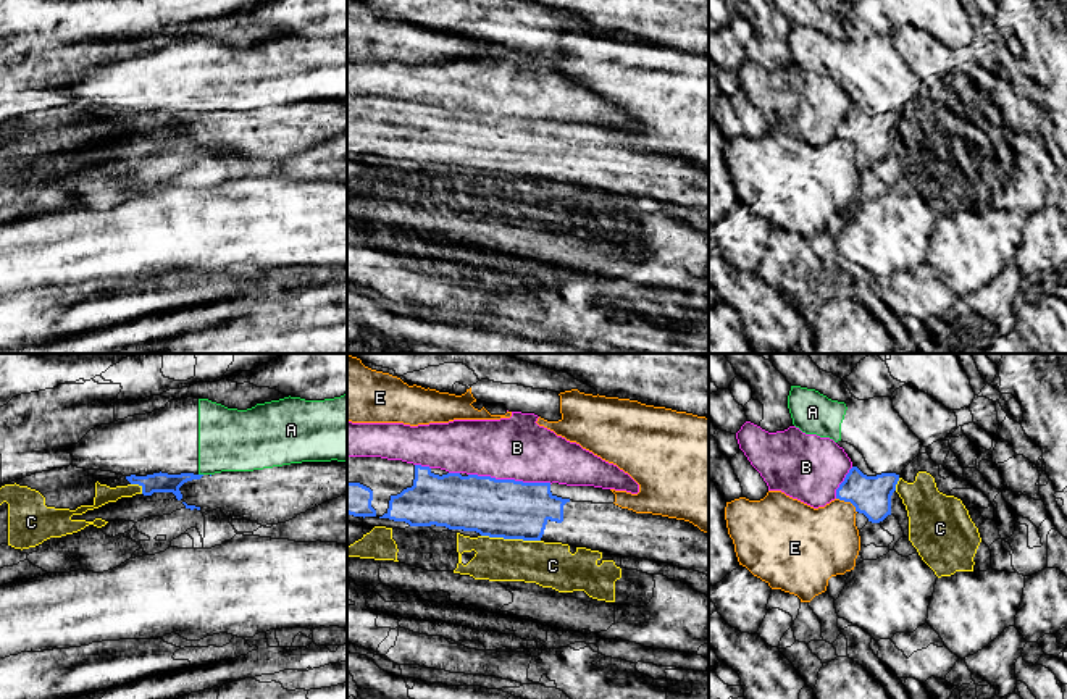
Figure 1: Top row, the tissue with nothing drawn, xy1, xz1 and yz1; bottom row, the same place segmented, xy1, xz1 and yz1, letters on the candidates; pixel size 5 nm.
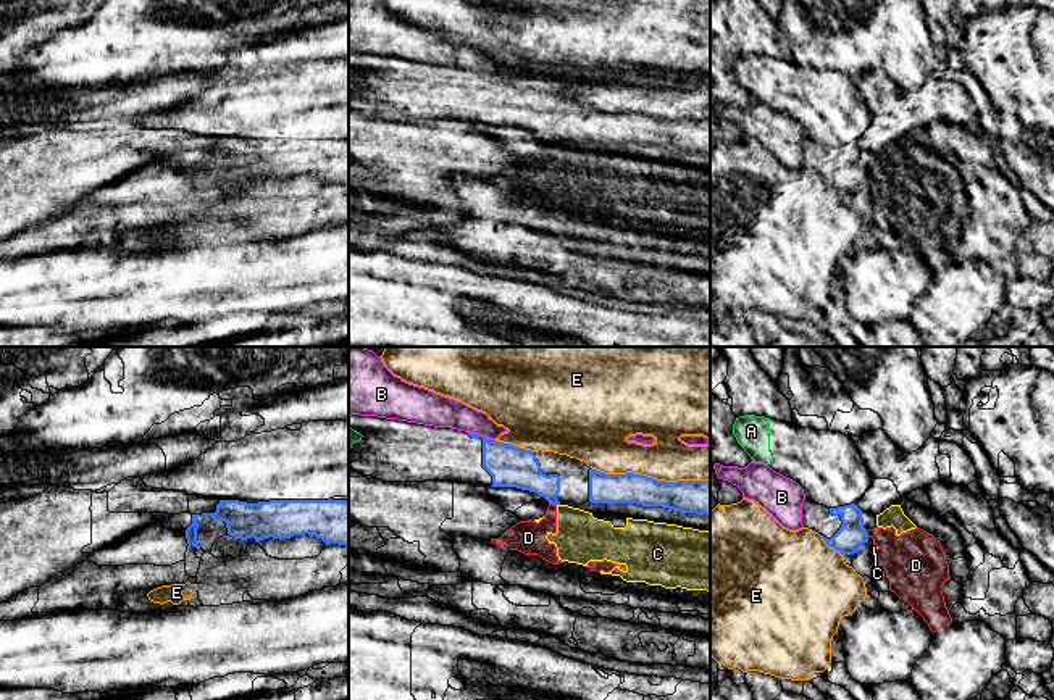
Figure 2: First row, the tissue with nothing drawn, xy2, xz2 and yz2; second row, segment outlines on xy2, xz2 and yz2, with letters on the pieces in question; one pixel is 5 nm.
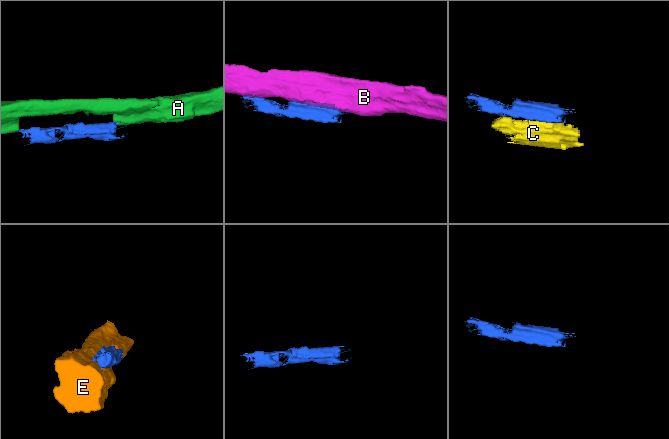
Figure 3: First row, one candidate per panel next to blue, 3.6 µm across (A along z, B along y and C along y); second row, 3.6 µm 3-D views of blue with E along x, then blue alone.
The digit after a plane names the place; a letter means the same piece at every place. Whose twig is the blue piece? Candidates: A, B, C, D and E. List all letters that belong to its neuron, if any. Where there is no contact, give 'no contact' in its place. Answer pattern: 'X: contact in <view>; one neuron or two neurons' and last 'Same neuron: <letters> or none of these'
A: contact in xy1; two neurons
B: contact in xz1; two neurons
C: contact in xz1; two neurons
D: contact in xz2; two neurons
E: contact in xz2; two neurons
Same neuron: none of these

